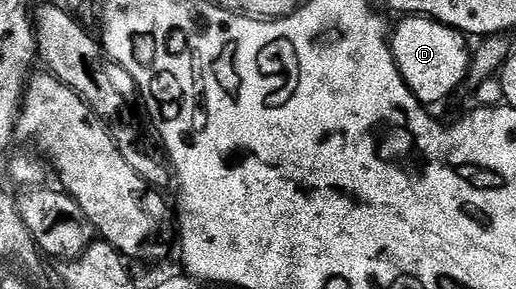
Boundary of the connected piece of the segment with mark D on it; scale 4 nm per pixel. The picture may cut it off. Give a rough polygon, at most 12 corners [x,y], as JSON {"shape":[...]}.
{"shape":[[403,17],[389,42],[424,105],[468,82],[468,36]]}

